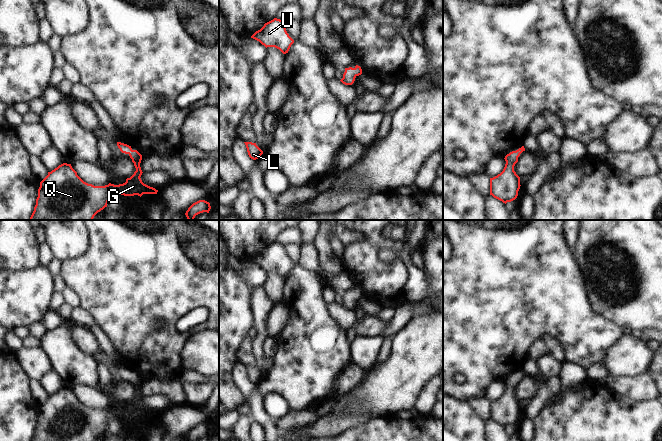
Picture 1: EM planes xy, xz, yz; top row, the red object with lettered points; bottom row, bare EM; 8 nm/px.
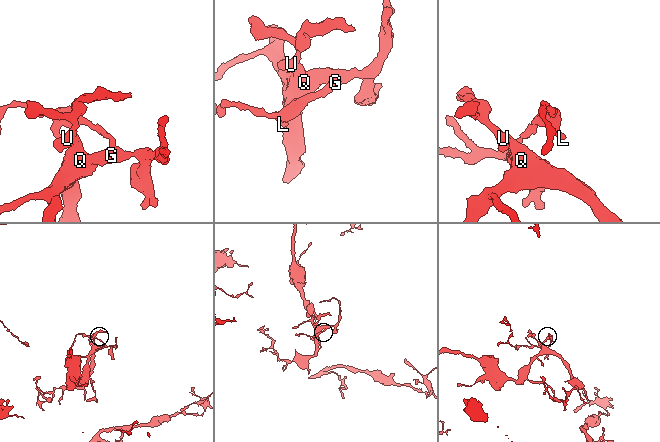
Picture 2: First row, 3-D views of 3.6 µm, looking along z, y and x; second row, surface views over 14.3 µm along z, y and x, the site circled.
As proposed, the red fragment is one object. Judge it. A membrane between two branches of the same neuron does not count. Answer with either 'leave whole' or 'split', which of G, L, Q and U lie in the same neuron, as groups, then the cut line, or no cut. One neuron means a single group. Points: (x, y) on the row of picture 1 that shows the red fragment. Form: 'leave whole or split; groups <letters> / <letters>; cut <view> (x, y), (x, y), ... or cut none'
leave whole; groups G L Q U; cut none

